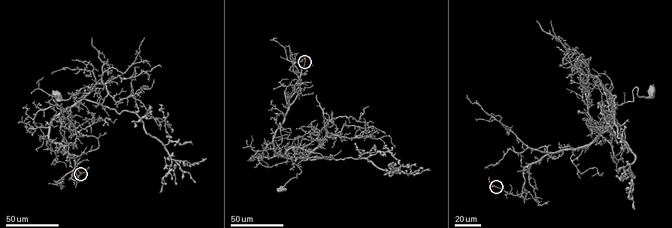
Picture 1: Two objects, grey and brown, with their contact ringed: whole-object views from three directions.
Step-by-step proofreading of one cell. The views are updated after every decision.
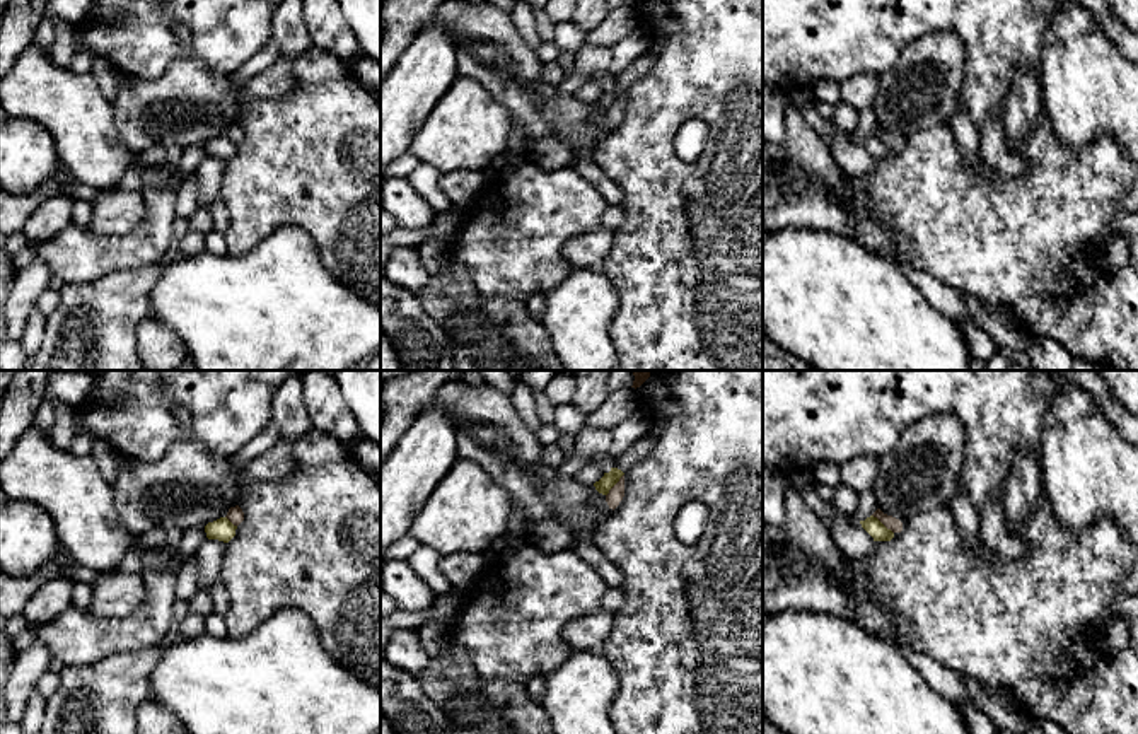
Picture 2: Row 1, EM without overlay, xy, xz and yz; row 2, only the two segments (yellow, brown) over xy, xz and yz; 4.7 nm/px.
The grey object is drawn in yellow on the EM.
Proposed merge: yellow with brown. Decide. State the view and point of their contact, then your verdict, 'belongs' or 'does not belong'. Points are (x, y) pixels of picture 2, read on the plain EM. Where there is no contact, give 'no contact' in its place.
contact xz (615, 101); does not belong

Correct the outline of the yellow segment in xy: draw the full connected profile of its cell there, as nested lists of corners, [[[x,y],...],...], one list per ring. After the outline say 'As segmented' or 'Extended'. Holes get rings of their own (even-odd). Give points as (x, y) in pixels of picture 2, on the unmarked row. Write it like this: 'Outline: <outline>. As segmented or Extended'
Outline: [[[220,135],[205,143],[208,157],[218,157],[229,160],[235,154],[237,143],[234,143],[227,135]]]. As segmented

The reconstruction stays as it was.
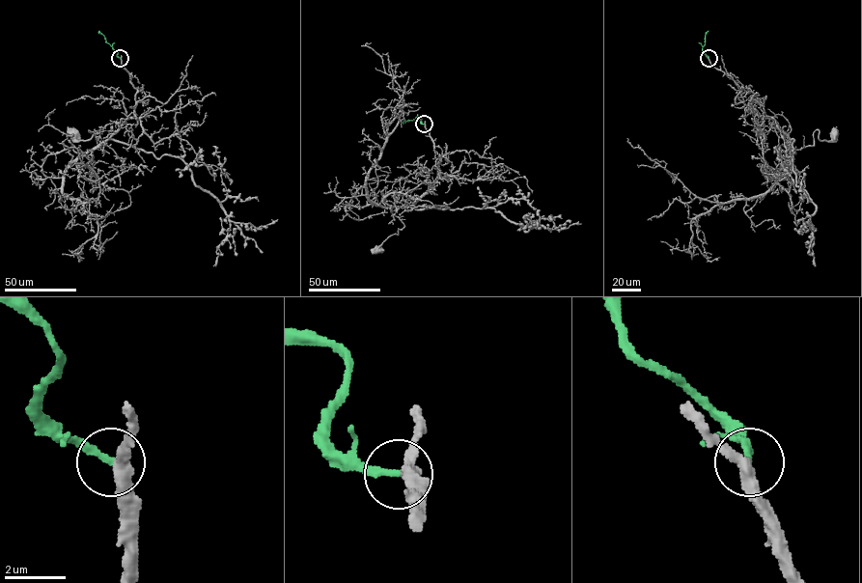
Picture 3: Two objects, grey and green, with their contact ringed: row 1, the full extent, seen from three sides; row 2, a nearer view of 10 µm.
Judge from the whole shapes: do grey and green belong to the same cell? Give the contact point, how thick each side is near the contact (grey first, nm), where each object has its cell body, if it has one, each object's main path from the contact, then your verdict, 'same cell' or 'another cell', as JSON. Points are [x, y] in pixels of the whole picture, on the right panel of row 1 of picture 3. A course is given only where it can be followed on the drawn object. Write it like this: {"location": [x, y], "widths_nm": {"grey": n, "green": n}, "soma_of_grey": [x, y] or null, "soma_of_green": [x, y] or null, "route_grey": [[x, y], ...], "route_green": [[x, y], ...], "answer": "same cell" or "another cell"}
{"location": [709, 58], "widths_nm": {"grey": 380, "green": 240}, "soma_of_grey": [834, 132], "soma_of_green": null, "route_grey": [[709, 58], [734, 80], [746, 105], [776, 123], [792, 150], [813, 146], [817, 129], [827, 141], [833, 131]], "route_green": [[709, 58], [703, 51], [707, 34]], "answer": "same cell"}

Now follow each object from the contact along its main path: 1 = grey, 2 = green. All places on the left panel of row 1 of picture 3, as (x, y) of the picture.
1: (121, 58), (137, 90), (133, 116), (87, 150), (94, 149), (100, 146), (95, 129), (79, 141), (73, 131)
2: (121, 58), (98, 34)

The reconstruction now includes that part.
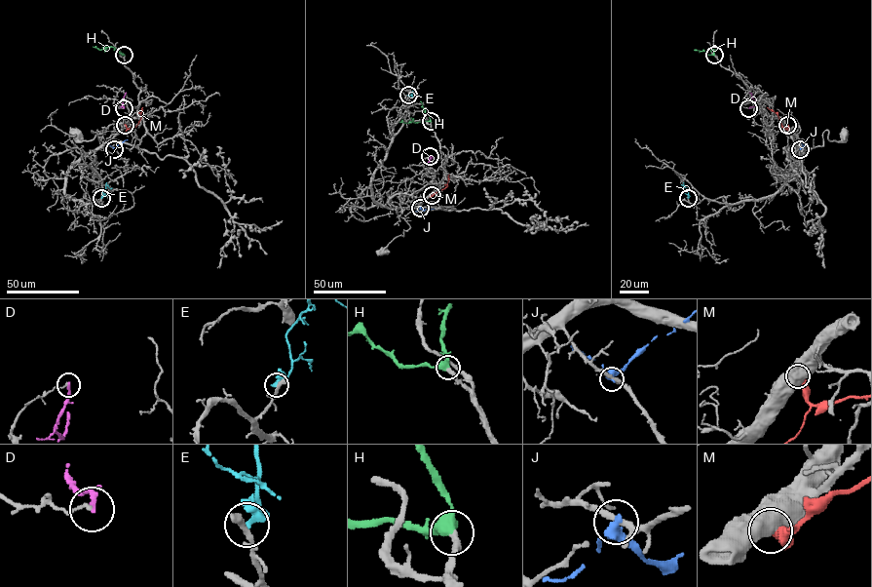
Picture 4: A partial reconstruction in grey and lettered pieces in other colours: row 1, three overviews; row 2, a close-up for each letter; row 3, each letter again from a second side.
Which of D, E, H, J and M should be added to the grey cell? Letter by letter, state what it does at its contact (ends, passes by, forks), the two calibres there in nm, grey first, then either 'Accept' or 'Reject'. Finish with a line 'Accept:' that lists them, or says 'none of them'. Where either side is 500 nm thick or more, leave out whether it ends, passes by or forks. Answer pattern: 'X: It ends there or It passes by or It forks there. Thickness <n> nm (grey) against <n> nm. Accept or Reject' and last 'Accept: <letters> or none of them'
D: It ends there. Thickness 150 nm (grey) against 220 nm. Reject
E: It passes by. Thickness 400 nm (grey) against 320 nm. Reject
H: It passes by. Thickness 280 nm (grey) against 480 nm. Accept
J: It passes by. Thickness 240 nm (grey) against 360 nm. Reject
M: Thickness 1000 nm (grey) against 480 nm. Reject
Accept: H

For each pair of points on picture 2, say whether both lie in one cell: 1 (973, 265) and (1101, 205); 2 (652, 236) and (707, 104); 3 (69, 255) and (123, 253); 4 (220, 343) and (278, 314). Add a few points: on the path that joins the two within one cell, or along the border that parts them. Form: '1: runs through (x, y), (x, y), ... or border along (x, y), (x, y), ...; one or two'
1: runs through (1005, 243), (1029, 243), (1068, 205); one
2: runs through (679, 203), (681, 195), (719, 157), (719, 137); one
3: runs through (82, 255), (110, 253); one
4: runs through (234, 337), (265, 328); one

